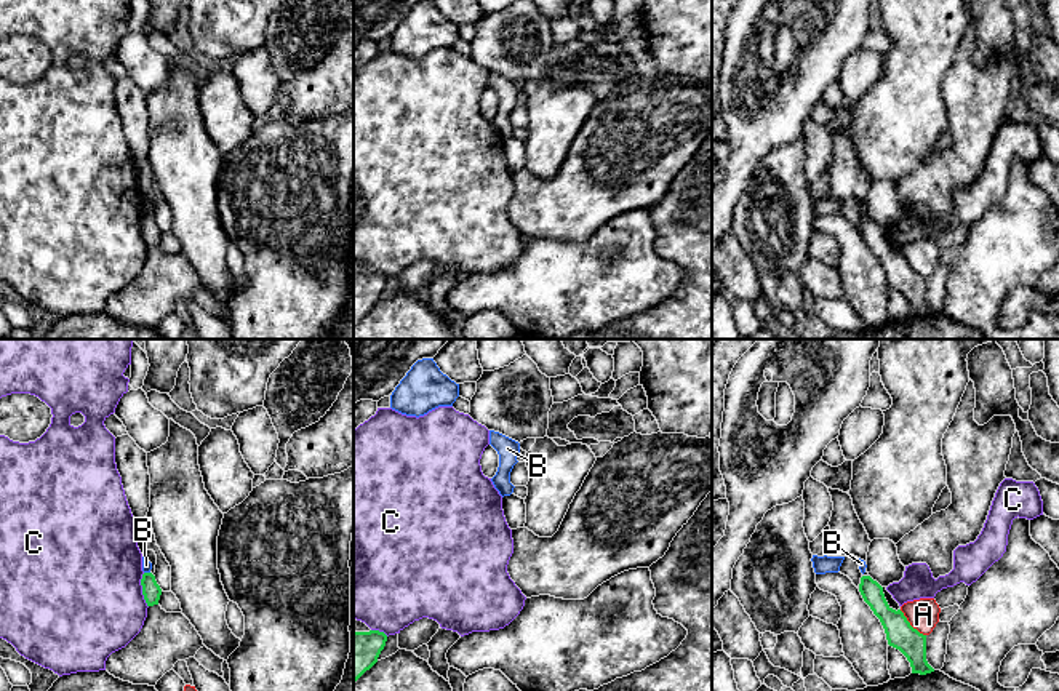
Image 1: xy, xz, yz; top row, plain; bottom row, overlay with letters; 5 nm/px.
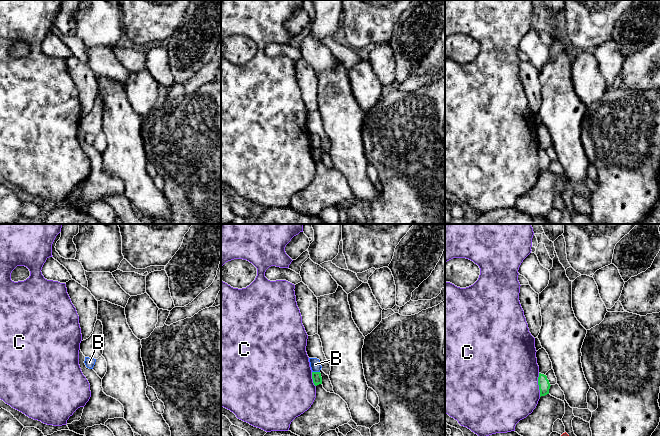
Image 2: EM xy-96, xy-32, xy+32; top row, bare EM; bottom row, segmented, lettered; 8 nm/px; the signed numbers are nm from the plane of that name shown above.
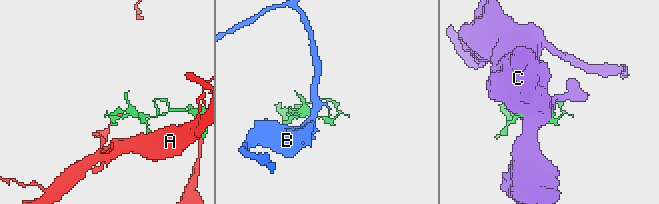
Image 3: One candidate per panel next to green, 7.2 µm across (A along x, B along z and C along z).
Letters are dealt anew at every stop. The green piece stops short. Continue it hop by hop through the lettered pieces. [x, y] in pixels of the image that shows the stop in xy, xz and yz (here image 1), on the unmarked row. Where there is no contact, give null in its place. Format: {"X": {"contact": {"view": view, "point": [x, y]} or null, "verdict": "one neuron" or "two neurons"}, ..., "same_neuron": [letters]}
{"A": {"contact": {"view": "yz", "point": [909, 266]}, "verdict": "two neurons"}, "B": {"contact": {"view": "xy", "point": [147, 215]}, "verdict": "two neurons"}, "C": {"contact": {"view": "xy", "point": [143, 232]}, "verdict": "two neurons"}, "same_neuron": []}

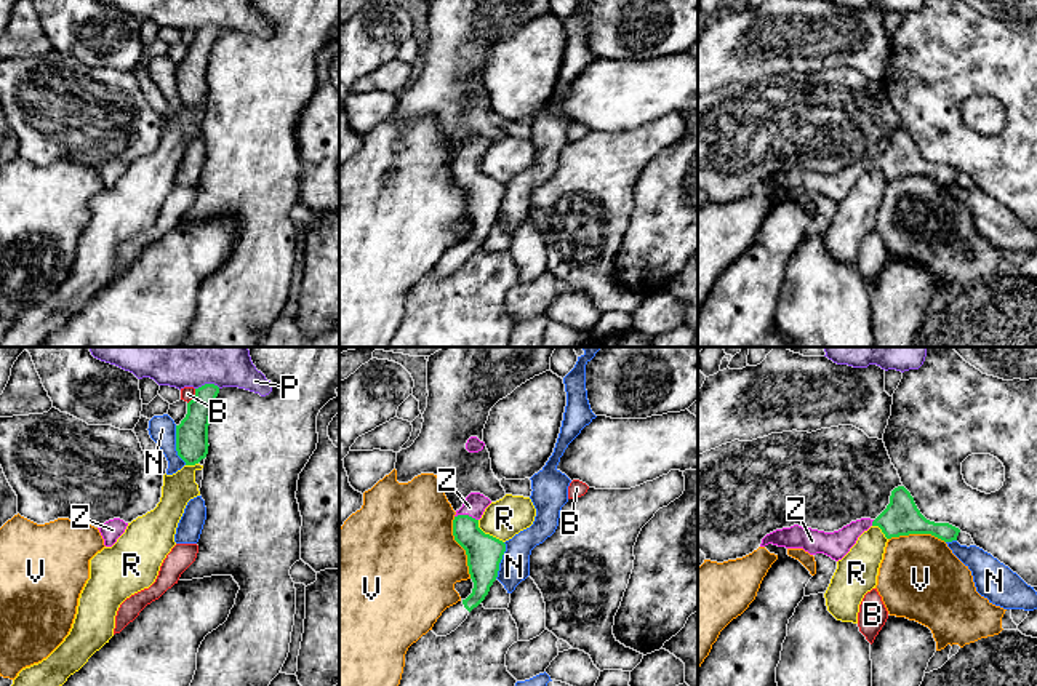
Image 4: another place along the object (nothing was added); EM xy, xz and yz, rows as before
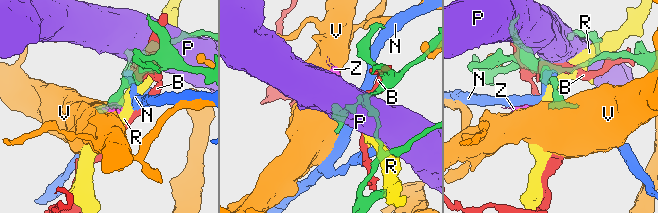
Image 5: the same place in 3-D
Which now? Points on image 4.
{"B": {"contact": {"view": "xy", "point": [194, 39]}, "verdict": "two neurons"}, "N": {"contact": {"view": "xy", "point": [176, 87]}, "verdict": "two neurons"}, "P": {"contact": {"view": "xy", "point": [207, 26]}, "verdict": "two neurons"}, "R": {"contact": {"view": "xz", "point": [488, 176]}, "verdict": "two neurons"}, "V": {"contact": {"view": "xz", "point": [461, 187]}, "verdict": "two neurons"}, "Z": {"contact": {"view": "xz", "point": [466, 157]}, "verdict": "one neuron"}, "same_neuron": ["Z"]}

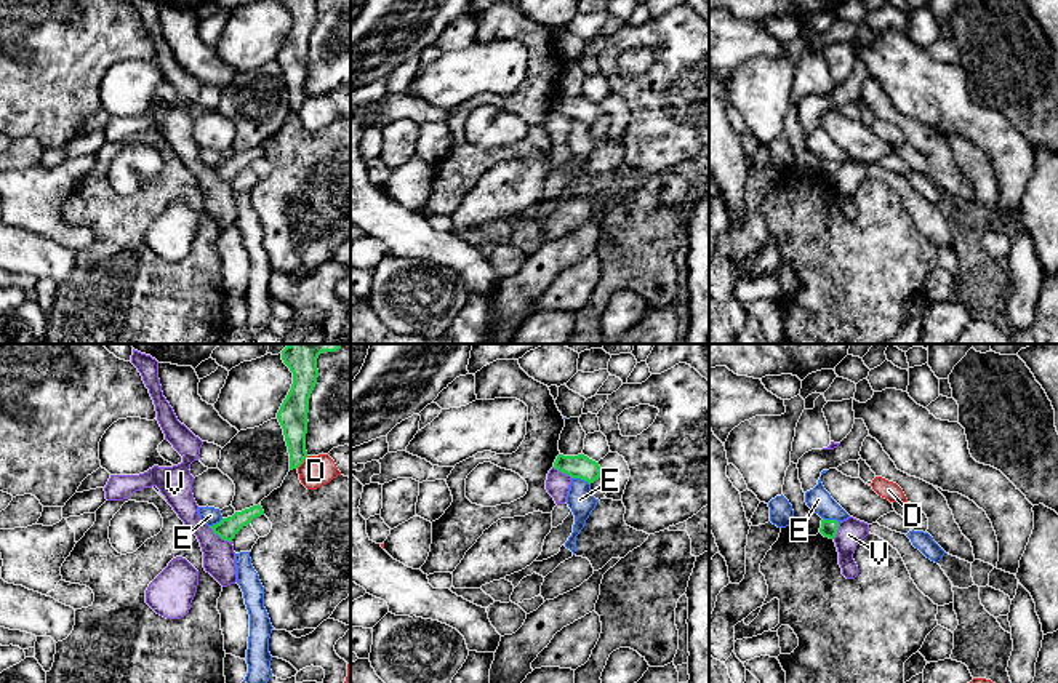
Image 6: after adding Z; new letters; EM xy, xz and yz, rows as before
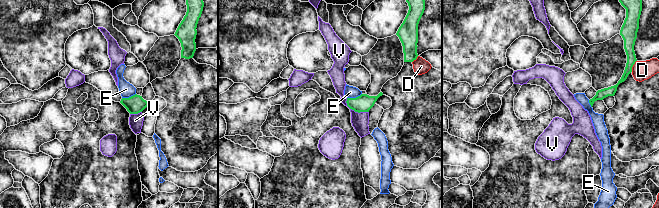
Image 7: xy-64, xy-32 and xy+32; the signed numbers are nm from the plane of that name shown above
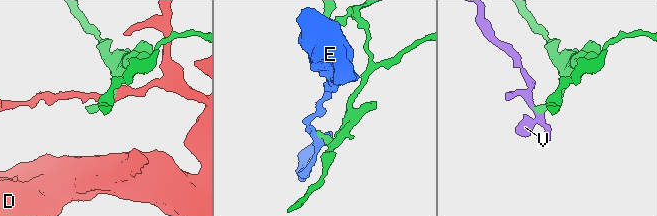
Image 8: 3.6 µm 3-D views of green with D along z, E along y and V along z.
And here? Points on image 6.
{"D": {"contact": {"view": "xy", "point": [301, 104]}, "verdict": "two neurons"}, "E": {"contact": {"view": "xz", "point": [581, 120]}, "verdict": "two neurons"}, "V": {"contact": {"view": "xy", "point": [220, 178]}, "verdict": "two neurons"}, "same_neuron": []}

